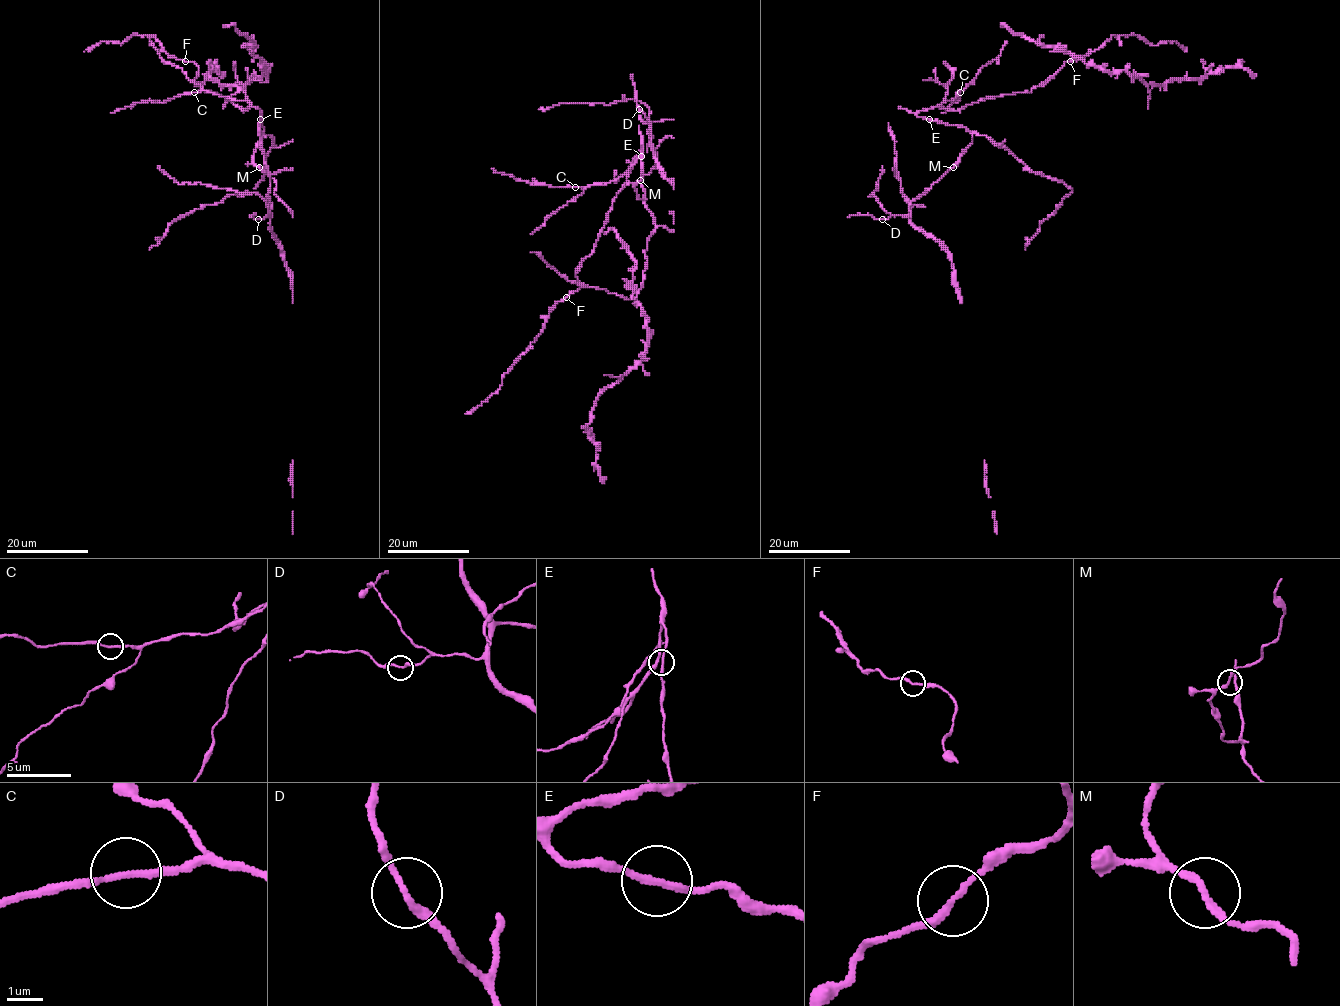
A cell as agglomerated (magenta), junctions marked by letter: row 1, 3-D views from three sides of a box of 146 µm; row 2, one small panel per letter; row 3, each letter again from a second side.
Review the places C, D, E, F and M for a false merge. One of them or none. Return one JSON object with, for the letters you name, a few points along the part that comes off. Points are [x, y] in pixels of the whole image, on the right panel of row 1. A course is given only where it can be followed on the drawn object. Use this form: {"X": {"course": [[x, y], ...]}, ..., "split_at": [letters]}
{"F": {"course": [[1071, 61], [1103, 45], [1113, 36], [1132, 33], [1151, 45], [1176, 42], [1186, 51]]}, "split_at": ["F"]}

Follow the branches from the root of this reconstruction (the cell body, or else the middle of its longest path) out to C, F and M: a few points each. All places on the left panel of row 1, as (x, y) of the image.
C: (261, 119), (260, 110), (248, 101), (233, 100), (206, 91), (194, 92)
F: (261, 119), (260, 110), (253, 106), (243, 110), (220, 94), (206, 93), (195, 82), (198, 66), (185, 61)
M: (261, 119), (262, 138), (253, 156), (259, 167)

